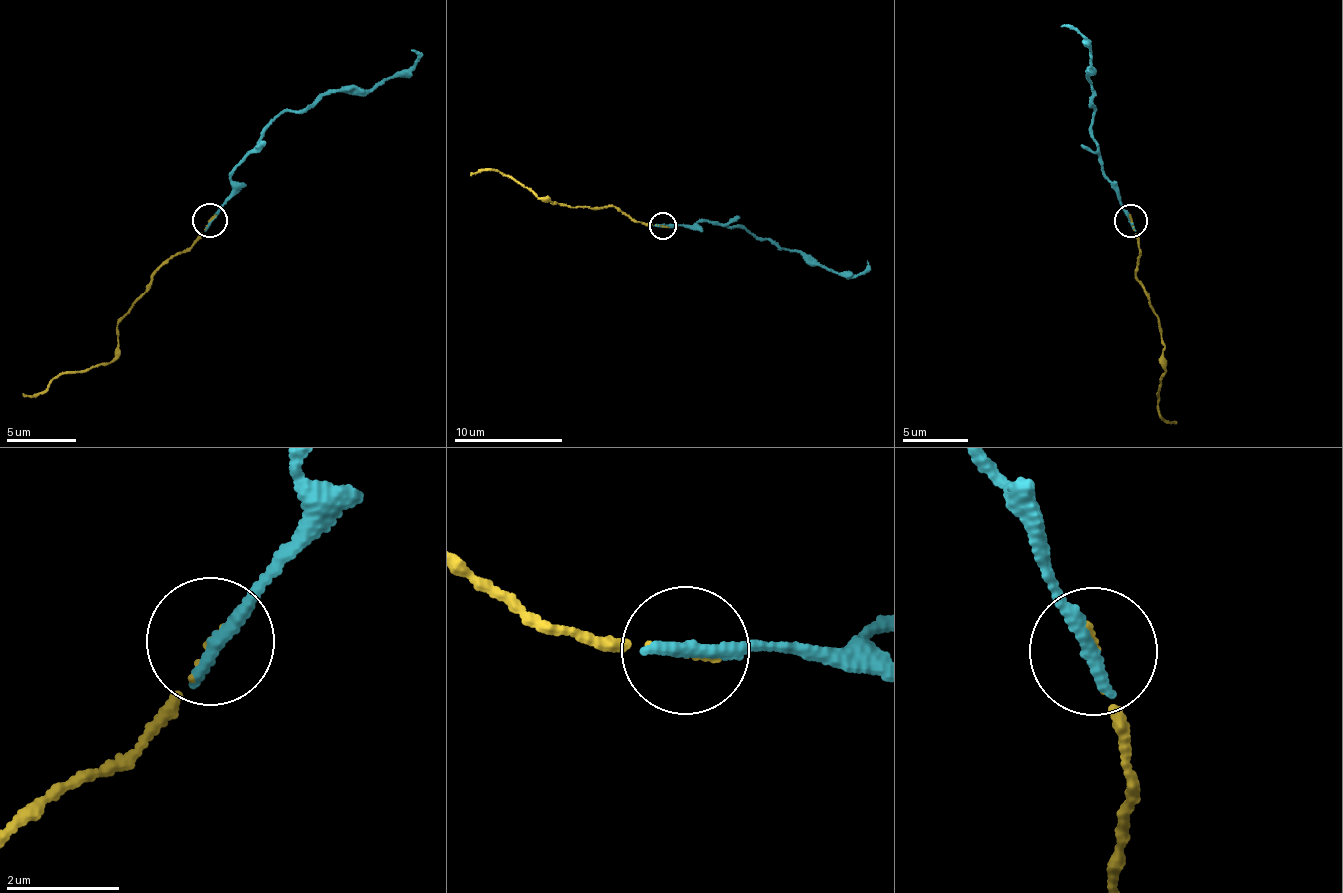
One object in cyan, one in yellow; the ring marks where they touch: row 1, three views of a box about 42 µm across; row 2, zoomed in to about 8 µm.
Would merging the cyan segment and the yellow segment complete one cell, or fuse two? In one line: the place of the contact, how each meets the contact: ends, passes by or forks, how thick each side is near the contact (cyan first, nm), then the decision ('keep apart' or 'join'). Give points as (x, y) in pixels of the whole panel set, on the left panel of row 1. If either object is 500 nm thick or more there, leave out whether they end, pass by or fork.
at (209, 220); cyan ends there; yellow ends there; 300 nm thick on the cyan side, 80 nm on the other; keep apart

